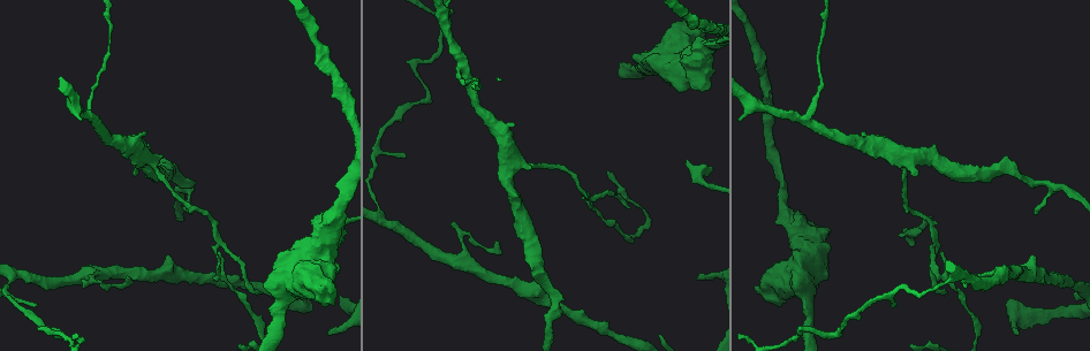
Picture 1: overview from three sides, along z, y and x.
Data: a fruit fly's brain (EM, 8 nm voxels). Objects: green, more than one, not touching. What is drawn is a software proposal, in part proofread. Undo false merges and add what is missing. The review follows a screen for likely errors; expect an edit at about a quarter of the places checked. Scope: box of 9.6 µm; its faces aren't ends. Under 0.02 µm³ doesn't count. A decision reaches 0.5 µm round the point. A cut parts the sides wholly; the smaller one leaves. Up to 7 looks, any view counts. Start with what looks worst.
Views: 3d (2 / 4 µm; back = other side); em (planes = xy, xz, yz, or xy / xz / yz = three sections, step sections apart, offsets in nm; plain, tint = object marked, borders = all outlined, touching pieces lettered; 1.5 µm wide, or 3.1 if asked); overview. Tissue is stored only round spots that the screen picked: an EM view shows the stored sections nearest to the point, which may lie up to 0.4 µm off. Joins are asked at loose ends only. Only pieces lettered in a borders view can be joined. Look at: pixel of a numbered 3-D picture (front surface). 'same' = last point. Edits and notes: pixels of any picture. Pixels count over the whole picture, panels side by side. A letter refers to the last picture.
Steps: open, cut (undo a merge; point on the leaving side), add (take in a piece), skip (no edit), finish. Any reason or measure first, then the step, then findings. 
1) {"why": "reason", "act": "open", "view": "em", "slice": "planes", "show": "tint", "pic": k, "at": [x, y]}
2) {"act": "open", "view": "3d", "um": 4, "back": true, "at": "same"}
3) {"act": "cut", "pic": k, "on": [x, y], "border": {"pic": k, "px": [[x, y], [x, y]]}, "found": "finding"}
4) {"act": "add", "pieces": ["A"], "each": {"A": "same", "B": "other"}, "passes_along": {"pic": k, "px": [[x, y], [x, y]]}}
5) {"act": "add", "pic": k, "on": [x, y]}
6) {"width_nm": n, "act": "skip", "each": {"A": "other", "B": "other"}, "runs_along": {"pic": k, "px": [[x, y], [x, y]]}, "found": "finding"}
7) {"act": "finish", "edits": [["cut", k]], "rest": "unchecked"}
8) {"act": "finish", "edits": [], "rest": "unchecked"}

{"why": "thin end", "act": "open", "view": "em", "slice": "planes", "show": "borders", "pic": 1, "at": [947, 291]}

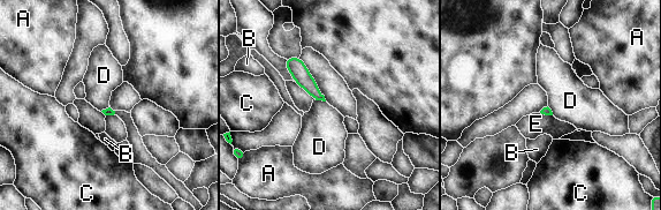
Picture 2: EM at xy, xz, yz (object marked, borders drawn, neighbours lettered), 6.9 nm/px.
{"longest_contact_nm": ["E", 90], "act": "skip", "each": {"A": "other", "B": "other", "C": "other", "D": "other", "E": "other"}, "found": "no lettered piece goes on from it"}

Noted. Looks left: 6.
{"why": "an open end", "act": "open", "view": "em", "slice": "planes", "show": "borders", "pic": 1, "at": [264, 285]}

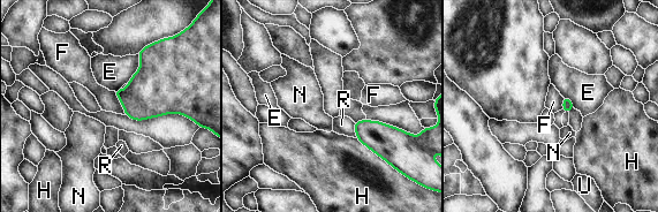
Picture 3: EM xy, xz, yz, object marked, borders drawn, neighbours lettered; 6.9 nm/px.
{"act": "skip", "each": {"E": "other", "F": "other", "H": "other", "N": "other", "R": "other", "U": "other"}, "border": {"pic": 3, "px": [[353, 122], [356, 137]]}, "found": "no lettered piece goes on from it"}

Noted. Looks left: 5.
{"why": "sharp bend", "act": "open", "view": "3d", "um": 4, "back": true, "pic": 1, "at": [413, 64]}

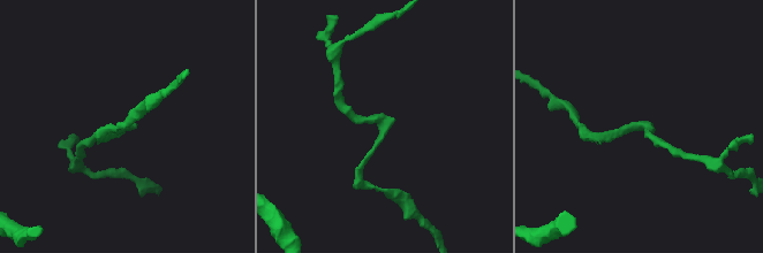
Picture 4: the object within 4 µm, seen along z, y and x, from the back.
{"act": "open", "view": "em", "slice": "xz", "step": 4, "show": "tint", "pic": 4, "at": [638, 122]}

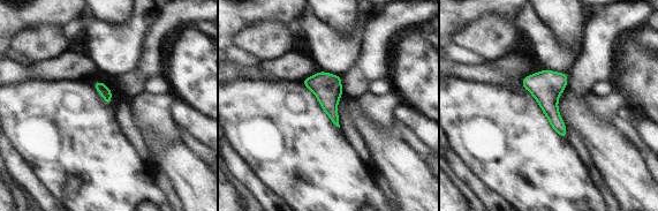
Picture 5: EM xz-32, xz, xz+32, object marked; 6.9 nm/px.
{"act": "open", "view": "em", "slice": "planes", "show": "borders", "at": "same"}

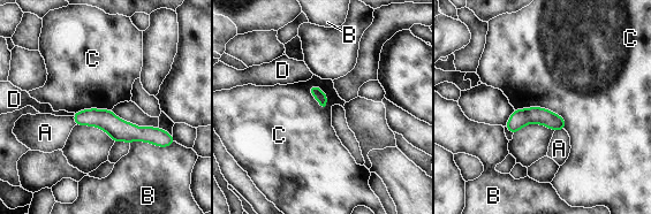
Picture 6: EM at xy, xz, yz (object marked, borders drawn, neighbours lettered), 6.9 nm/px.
{"act": "skip", "each": {"A": "other", "B": "other", "C": "other", "D": "other"}, "runs_along": {"pic": 6, "px": [[76, 115], [161, 134]]}, "found": "continuous, no second cell"}

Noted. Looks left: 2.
{"act": "finish", "edits": [], "rest": "unchecked"}

